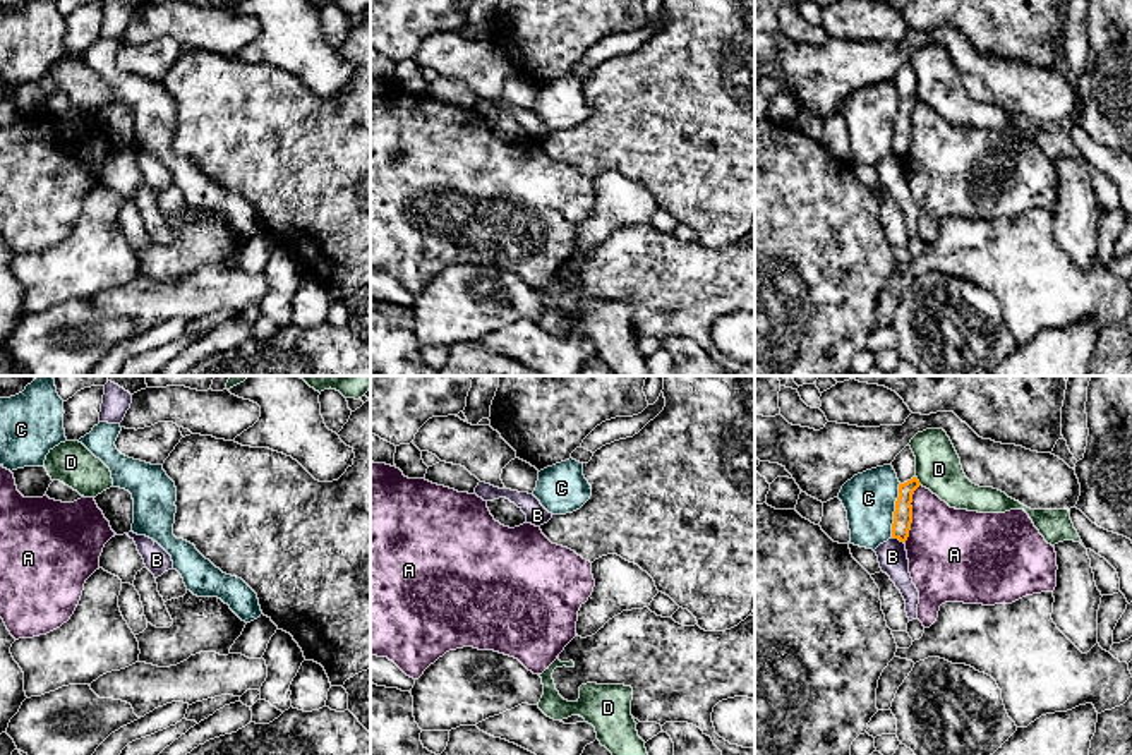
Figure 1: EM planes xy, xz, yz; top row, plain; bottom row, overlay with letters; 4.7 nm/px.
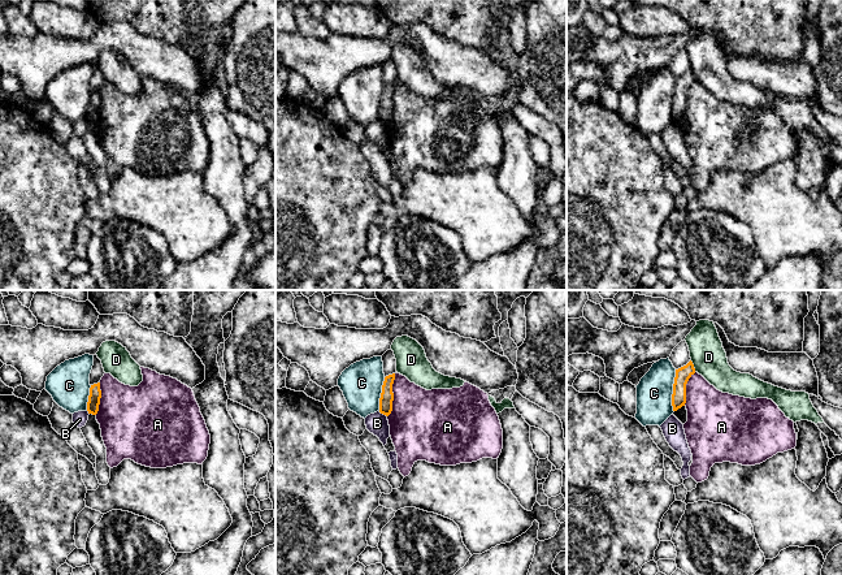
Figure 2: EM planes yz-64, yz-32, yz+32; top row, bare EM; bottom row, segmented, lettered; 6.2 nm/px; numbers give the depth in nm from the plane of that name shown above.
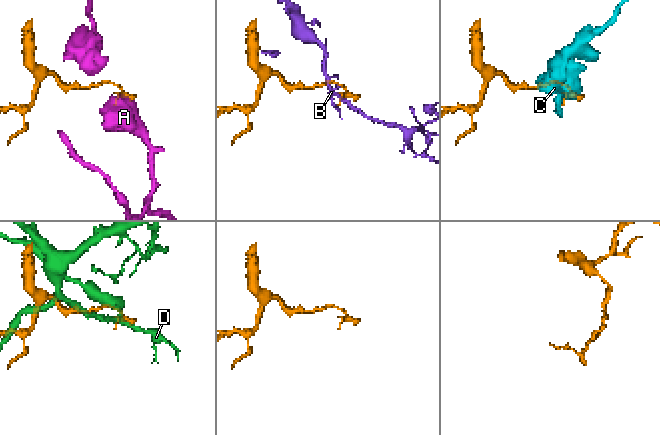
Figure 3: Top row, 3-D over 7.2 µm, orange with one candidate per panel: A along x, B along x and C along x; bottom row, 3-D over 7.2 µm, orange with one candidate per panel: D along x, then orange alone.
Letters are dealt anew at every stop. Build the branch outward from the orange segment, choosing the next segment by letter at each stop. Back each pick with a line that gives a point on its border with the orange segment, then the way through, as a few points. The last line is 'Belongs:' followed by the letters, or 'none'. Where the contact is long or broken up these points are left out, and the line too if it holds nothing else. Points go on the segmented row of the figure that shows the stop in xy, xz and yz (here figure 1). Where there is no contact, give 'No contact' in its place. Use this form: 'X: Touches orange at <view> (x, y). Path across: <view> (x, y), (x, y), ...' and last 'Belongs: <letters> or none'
Belongs: none

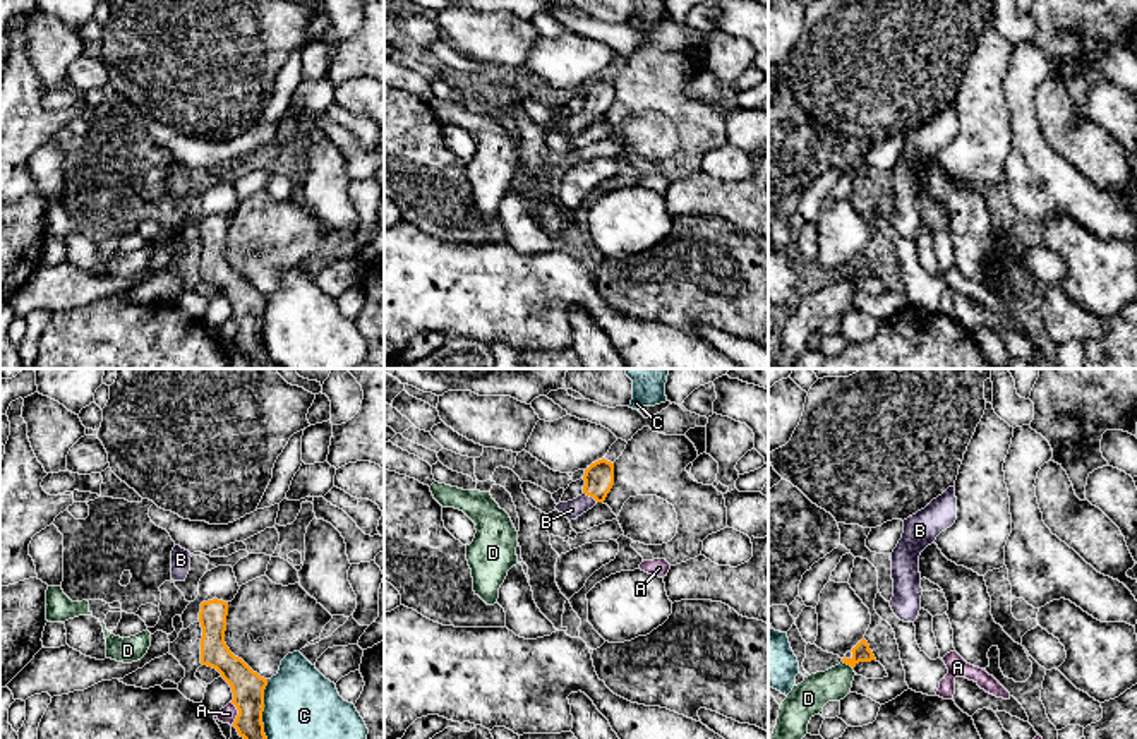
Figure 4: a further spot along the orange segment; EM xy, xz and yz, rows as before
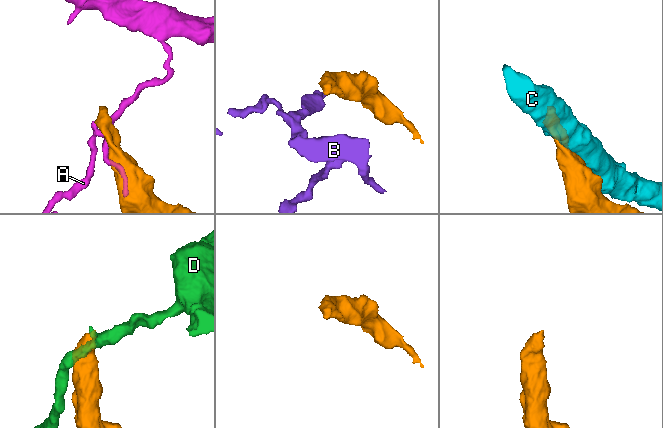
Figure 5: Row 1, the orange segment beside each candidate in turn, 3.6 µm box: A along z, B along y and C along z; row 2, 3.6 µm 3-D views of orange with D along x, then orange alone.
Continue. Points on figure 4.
B: Touches orange at xz (590, 496). Path across: xz (599, 477), (597, 487), (590, 496), (571, 510)
Belongs: B

